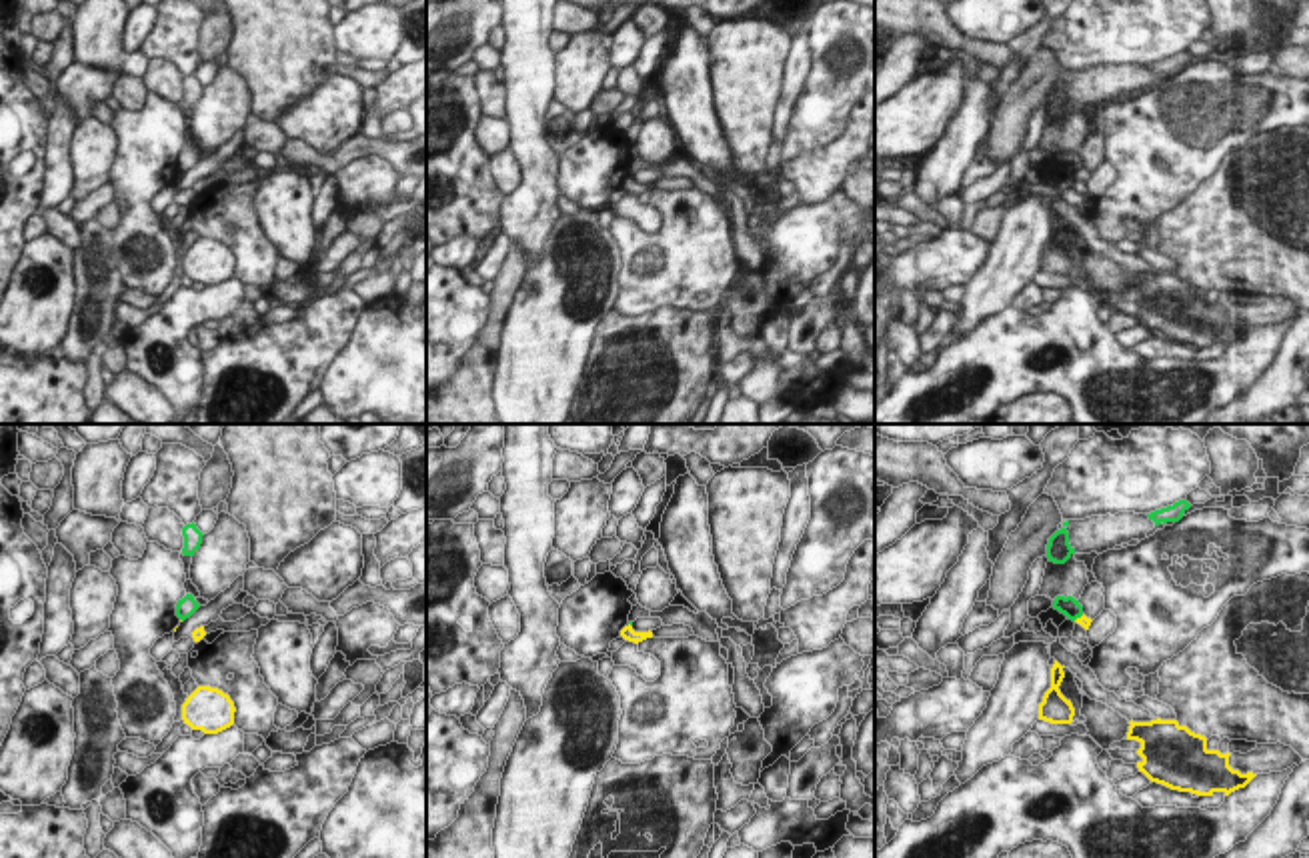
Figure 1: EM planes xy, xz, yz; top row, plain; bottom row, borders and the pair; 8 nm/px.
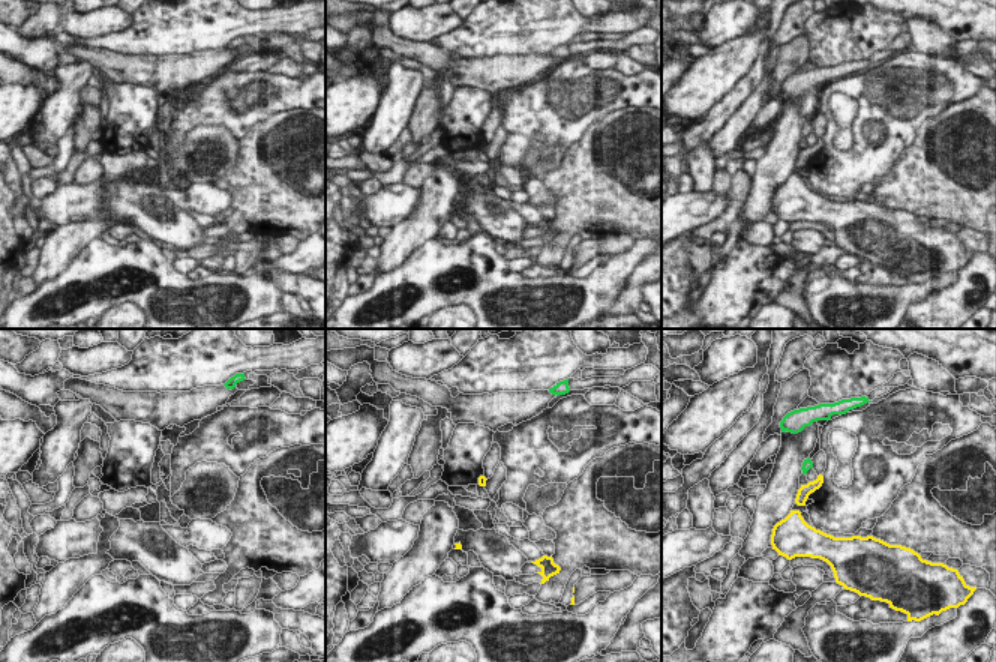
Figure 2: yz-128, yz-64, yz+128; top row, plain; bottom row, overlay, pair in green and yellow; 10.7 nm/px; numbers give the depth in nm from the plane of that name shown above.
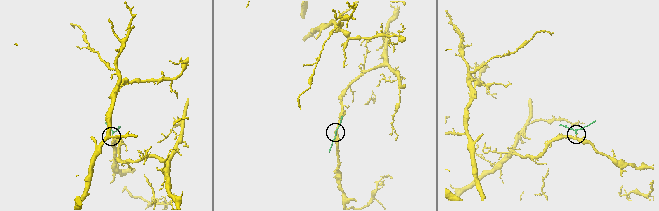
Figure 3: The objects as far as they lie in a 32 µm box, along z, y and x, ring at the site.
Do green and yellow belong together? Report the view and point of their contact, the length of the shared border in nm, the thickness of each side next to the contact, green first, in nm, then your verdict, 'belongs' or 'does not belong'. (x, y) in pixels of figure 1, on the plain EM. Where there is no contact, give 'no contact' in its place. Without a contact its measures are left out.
contact yz (1077, 168); length 110 nm; calibres 160 and 90 nm; does not belong

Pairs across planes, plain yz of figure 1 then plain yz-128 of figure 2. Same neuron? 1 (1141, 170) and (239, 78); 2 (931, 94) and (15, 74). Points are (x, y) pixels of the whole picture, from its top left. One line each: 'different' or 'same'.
1: same
2: different

